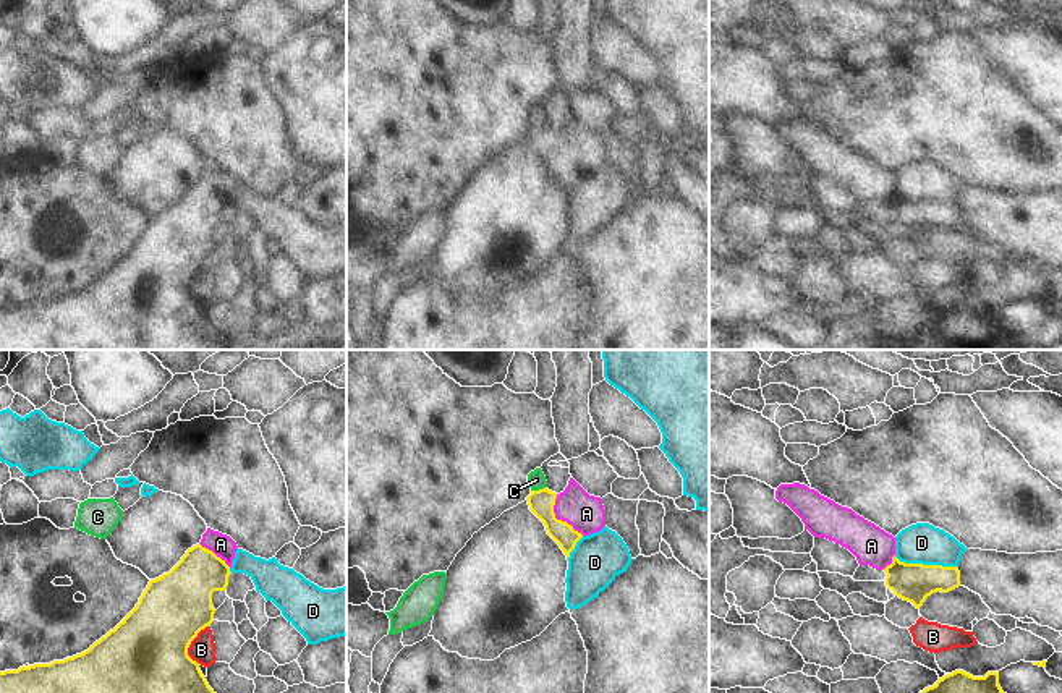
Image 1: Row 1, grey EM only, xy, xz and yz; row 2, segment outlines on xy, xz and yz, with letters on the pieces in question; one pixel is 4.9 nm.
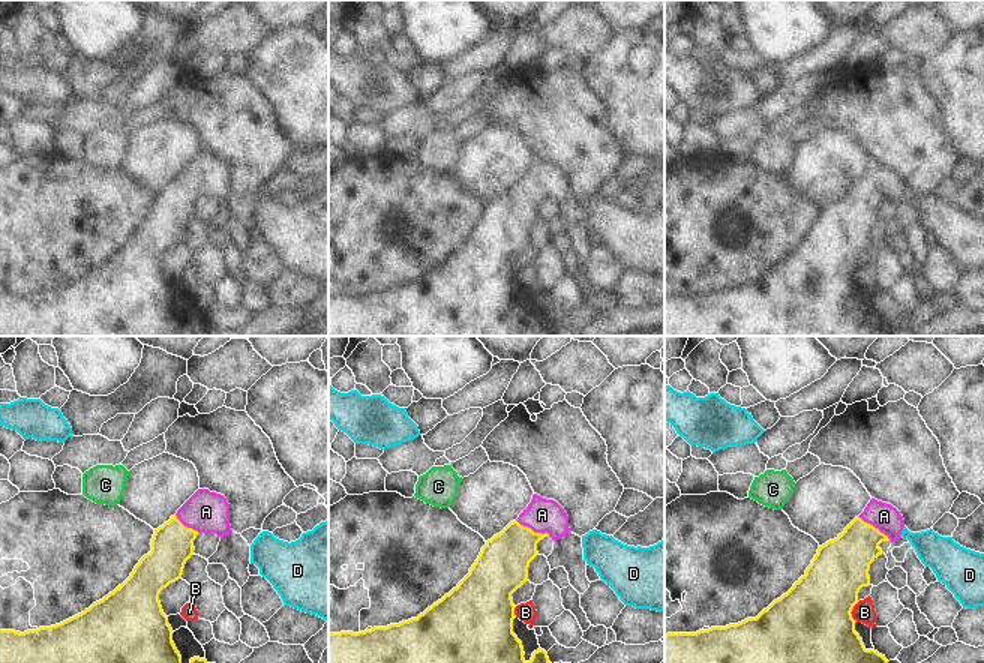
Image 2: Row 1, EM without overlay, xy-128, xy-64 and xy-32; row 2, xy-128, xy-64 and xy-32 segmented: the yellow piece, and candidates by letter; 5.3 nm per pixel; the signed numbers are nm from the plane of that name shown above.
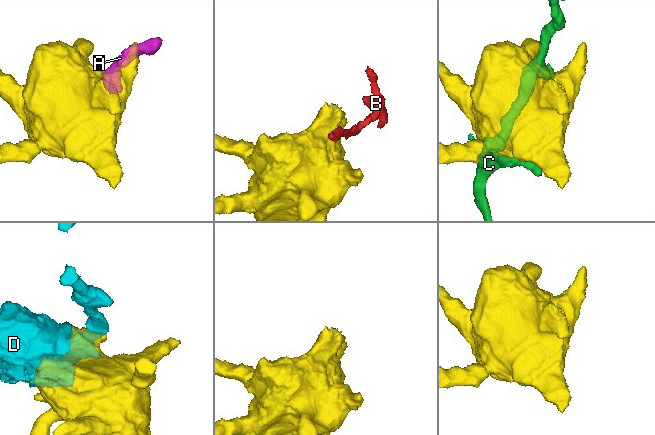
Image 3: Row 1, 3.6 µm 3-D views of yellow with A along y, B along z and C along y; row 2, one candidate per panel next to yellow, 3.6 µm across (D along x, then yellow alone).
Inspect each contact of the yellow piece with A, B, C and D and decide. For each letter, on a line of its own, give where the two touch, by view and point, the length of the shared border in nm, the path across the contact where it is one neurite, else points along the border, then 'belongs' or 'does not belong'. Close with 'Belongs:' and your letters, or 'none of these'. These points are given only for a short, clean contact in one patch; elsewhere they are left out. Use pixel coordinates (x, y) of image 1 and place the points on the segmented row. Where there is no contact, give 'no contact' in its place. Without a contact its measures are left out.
A: xz (559, 520) | 240 nm | across xz (541, 502), (559, 520), (572, 514), (586, 514) | belongs
B: xy (190, 643) | 200 nm | does not belong
C: xz (539, 489) | 80 nm | does not belong
D: yz (926, 565) | 320 nm | along yz (894, 556), (905, 562), (957, 567) | does not belong
Belongs: A

